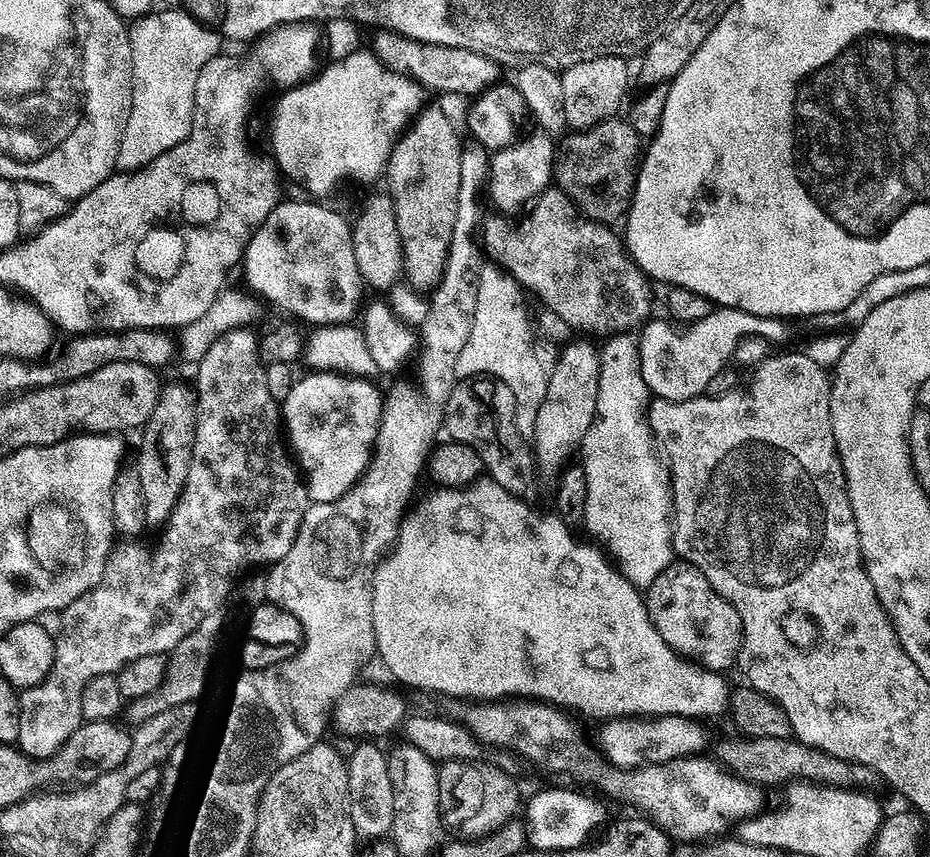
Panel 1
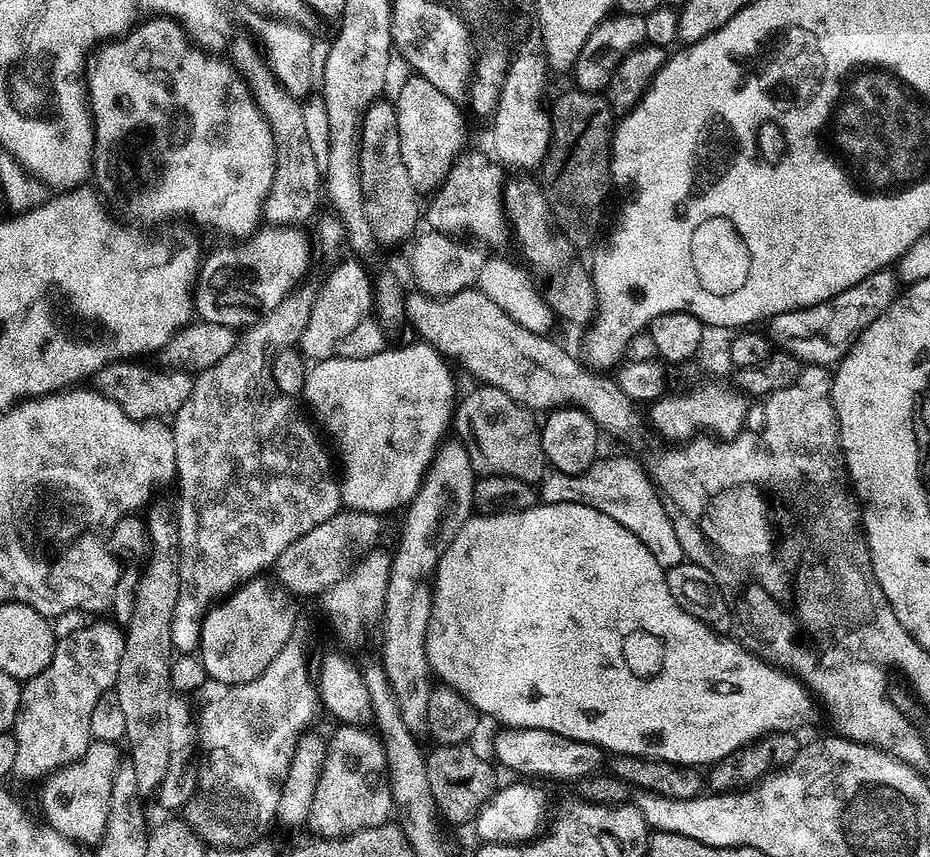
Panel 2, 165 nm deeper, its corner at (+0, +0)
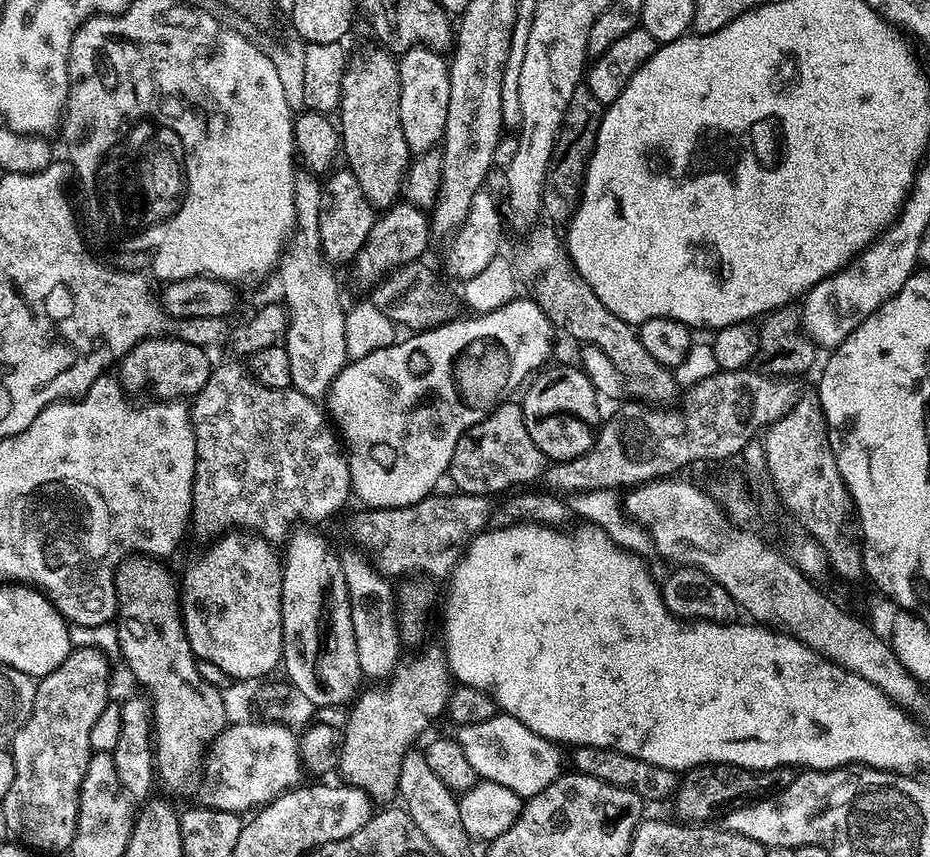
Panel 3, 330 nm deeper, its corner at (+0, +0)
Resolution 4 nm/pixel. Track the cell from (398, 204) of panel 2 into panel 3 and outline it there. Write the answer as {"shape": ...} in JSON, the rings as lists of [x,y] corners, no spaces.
{"shape":[[[375,46],[376,48],[364,48],[360,53],[357,54],[356,57],[354,55],[347,61],[347,68],[344,71],[344,77],[341,78],[341,96],[340,96],[340,105],[338,109],[338,117],[340,116],[340,120],[338,119],[338,127],[340,134],[340,143],[342,145],[342,156],[345,160],[348,159],[348,164],[346,164],[347,171],[350,171],[354,174],[354,178],[358,178],[358,186],[362,186],[362,194],[366,194],[366,198],[371,202],[373,208],[377,210],[387,210],[392,207],[393,204],[397,203],[401,199],[402,196],[402,185],[404,182],[404,174],[408,171],[408,165],[410,163],[410,153],[408,150],[408,143],[406,142],[406,134],[402,134],[402,118],[400,117],[400,66],[397,60],[397,57],[393,55],[393,53],[385,50],[383,47]]]}

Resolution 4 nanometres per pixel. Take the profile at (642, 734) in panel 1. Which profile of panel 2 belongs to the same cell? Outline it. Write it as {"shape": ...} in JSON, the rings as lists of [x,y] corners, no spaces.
{"shape":[[[504,728],[496,736],[492,748],[496,756],[512,772],[521,772],[521,777],[554,776],[560,780],[583,781],[599,773],[602,748],[588,741],[571,740],[562,734],[537,728]]]}

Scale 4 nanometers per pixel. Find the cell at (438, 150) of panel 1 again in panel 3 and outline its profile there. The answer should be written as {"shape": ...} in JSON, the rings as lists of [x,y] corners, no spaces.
{"shape":[[[409,48],[398,60],[400,66],[400,117],[409,153],[433,151],[443,141],[446,110],[450,110],[449,61],[433,48]]]}

